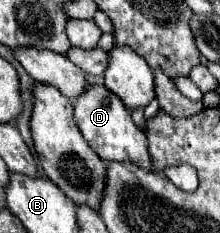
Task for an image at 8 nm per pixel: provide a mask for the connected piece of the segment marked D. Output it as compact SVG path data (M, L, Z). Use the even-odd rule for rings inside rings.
M88 86L88 90L76 100L74 118L92 150L104 162L132 162L144 170L152 168L152 156L148 154L148 142L144 132L132 122L130 112L108 92L104 86Z

